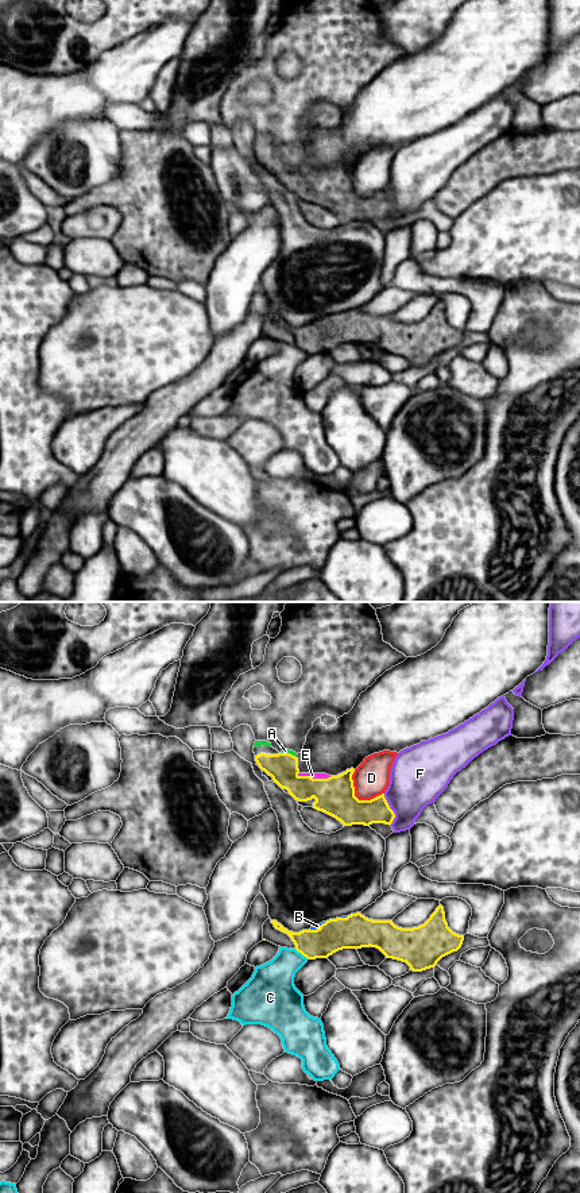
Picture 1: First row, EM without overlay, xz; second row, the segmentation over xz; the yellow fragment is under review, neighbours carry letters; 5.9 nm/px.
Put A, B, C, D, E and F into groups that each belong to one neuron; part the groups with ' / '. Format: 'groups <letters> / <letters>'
groups A B E / C / D / F

